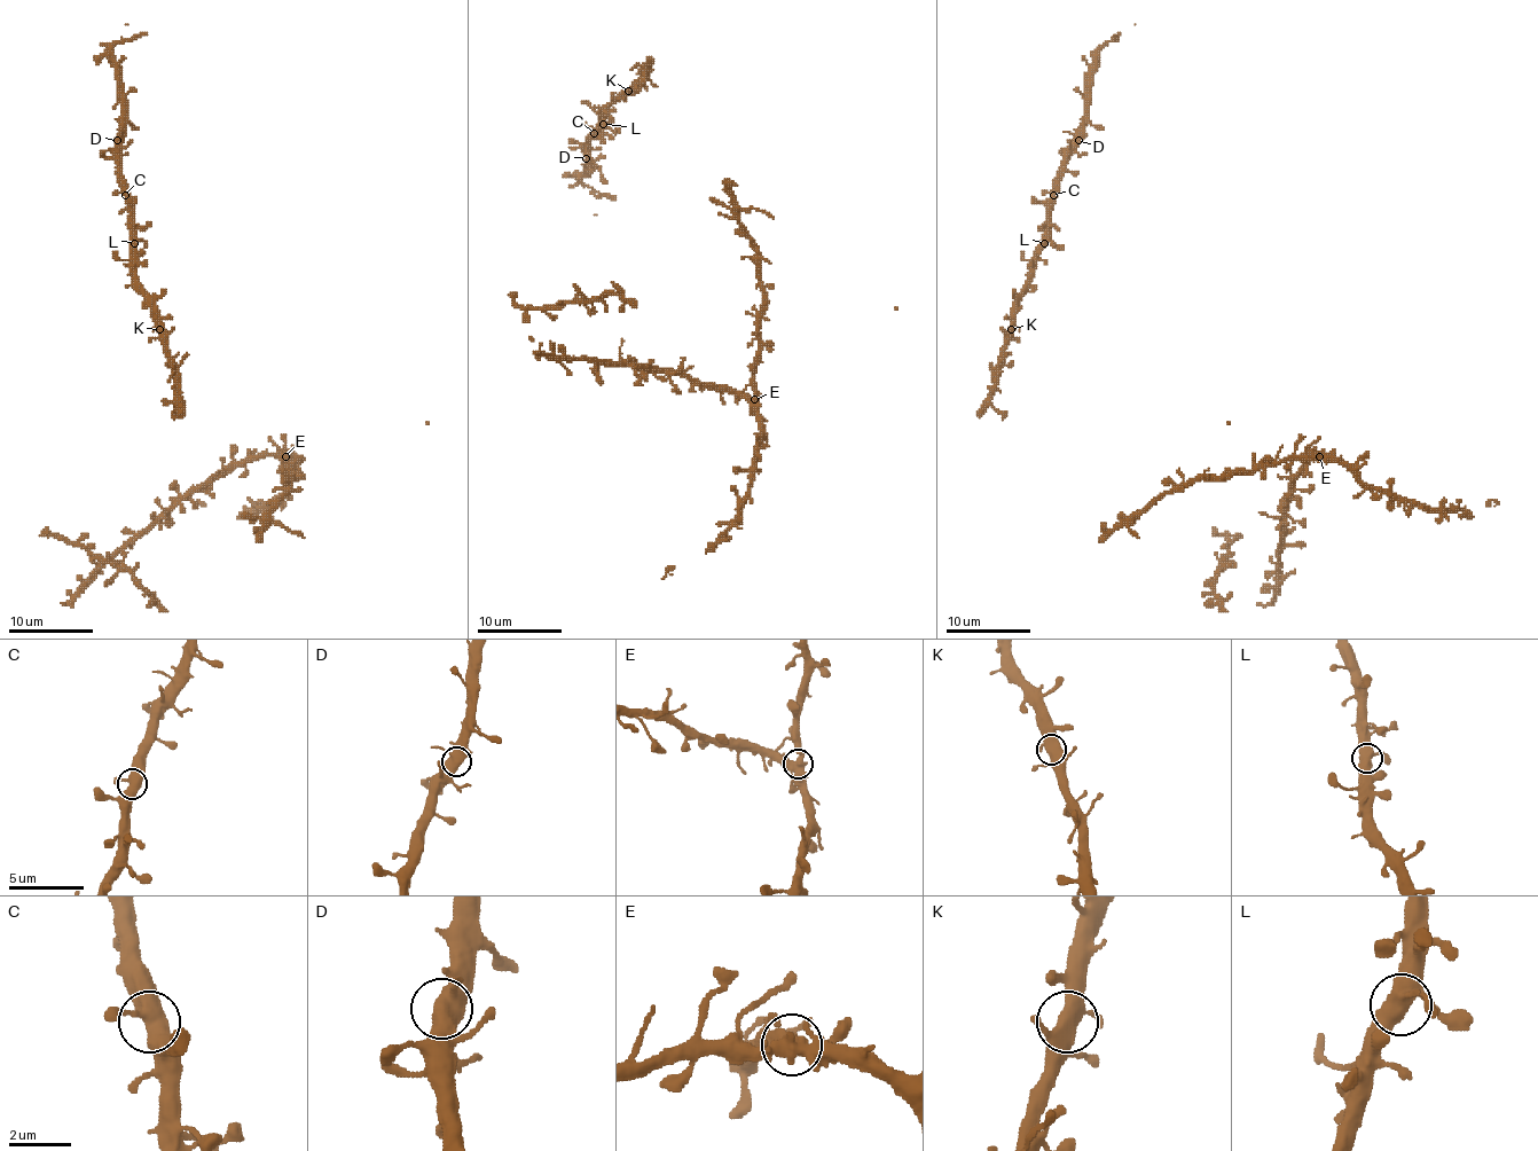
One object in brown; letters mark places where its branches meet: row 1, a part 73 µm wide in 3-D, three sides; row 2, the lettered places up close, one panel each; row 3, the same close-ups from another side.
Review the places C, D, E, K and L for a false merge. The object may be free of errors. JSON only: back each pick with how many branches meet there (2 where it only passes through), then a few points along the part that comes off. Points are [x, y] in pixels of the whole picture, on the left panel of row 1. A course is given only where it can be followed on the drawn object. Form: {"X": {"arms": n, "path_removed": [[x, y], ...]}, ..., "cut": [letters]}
{"E": {"arms": 4, "path_removed": [[285, 455], [233, 462], [180, 495], [134, 535], [71, 605], [61, 603]]}, "cut": ["E"]}

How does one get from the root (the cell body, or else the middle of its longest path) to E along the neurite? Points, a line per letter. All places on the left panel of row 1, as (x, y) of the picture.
E: (250, 516), (263, 516), (288, 491), (288, 483), (293, 477), (285, 455)

